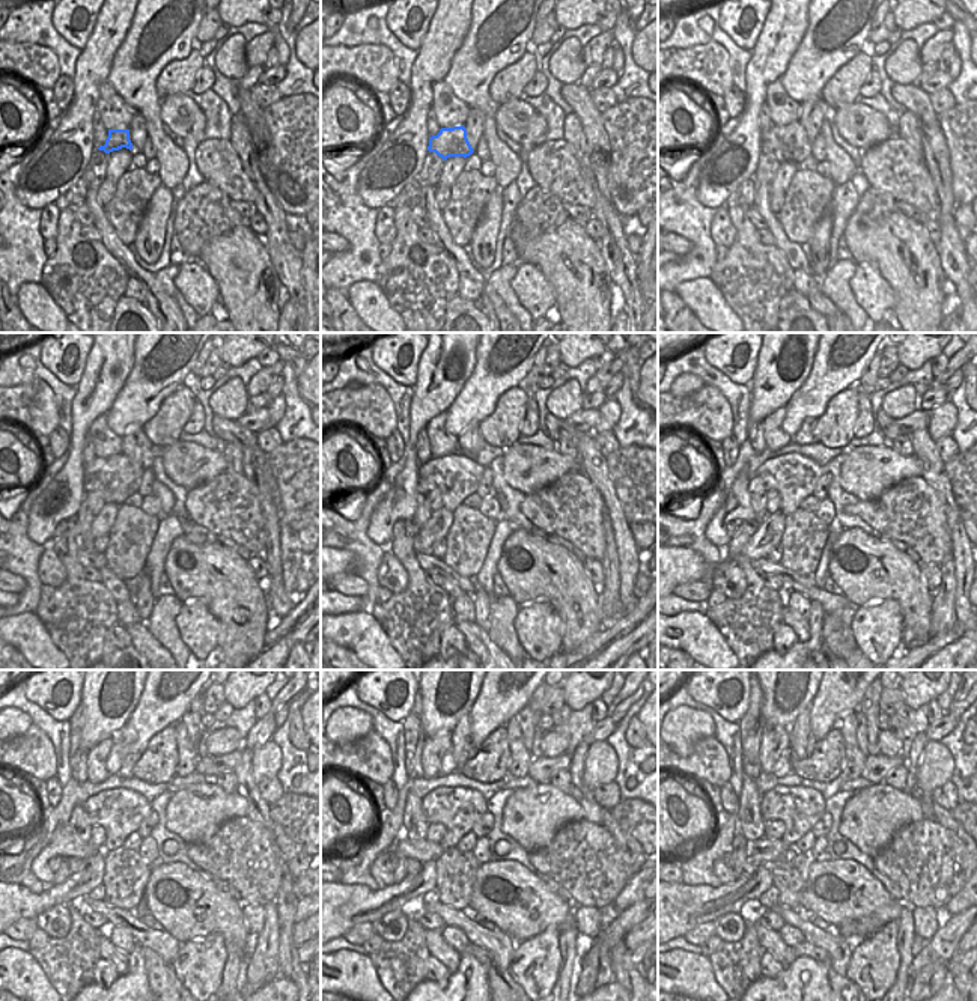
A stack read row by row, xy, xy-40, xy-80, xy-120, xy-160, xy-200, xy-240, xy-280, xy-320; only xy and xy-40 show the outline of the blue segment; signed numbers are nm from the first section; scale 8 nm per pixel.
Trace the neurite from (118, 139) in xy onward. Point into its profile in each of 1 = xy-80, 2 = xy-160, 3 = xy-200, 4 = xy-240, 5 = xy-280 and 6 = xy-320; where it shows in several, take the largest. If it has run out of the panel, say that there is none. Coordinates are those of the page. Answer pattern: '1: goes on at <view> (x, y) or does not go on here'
1: goes on at xy-80 (789, 143)
2: goes on at xy-160 (455, 476)
3: goes on at xy-200 (794, 476)
4: goes on at xy-240 (119, 812)
5: goes on at xy-280 (456, 809)
6: goes on at xy-320 (800, 809)

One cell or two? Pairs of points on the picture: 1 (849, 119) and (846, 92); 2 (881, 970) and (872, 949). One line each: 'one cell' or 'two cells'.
1: two cells
2: one cell

